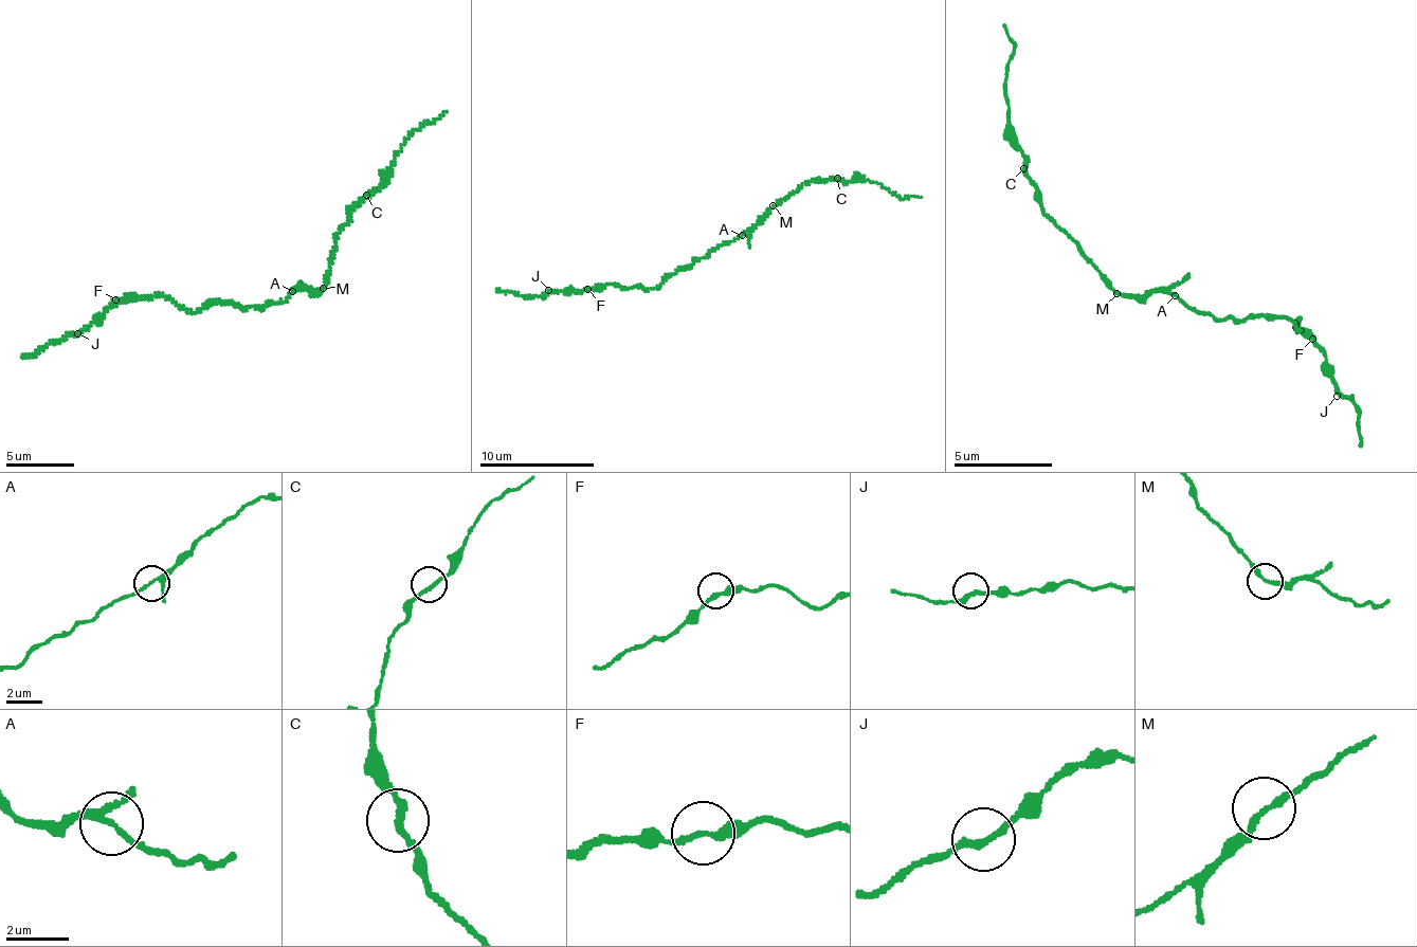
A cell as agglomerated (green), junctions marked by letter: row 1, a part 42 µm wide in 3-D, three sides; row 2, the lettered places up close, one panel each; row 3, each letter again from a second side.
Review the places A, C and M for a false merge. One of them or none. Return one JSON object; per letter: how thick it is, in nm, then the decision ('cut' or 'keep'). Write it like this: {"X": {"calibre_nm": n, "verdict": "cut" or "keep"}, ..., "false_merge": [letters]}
{"A": {"calibre_nm": 190, "verdict": "keep"}, "C": {"calibre_nm": 190, "verdict": "keep"}, "M": {"calibre_nm": 200, "verdict": "keep"}, "false_merge": []}

